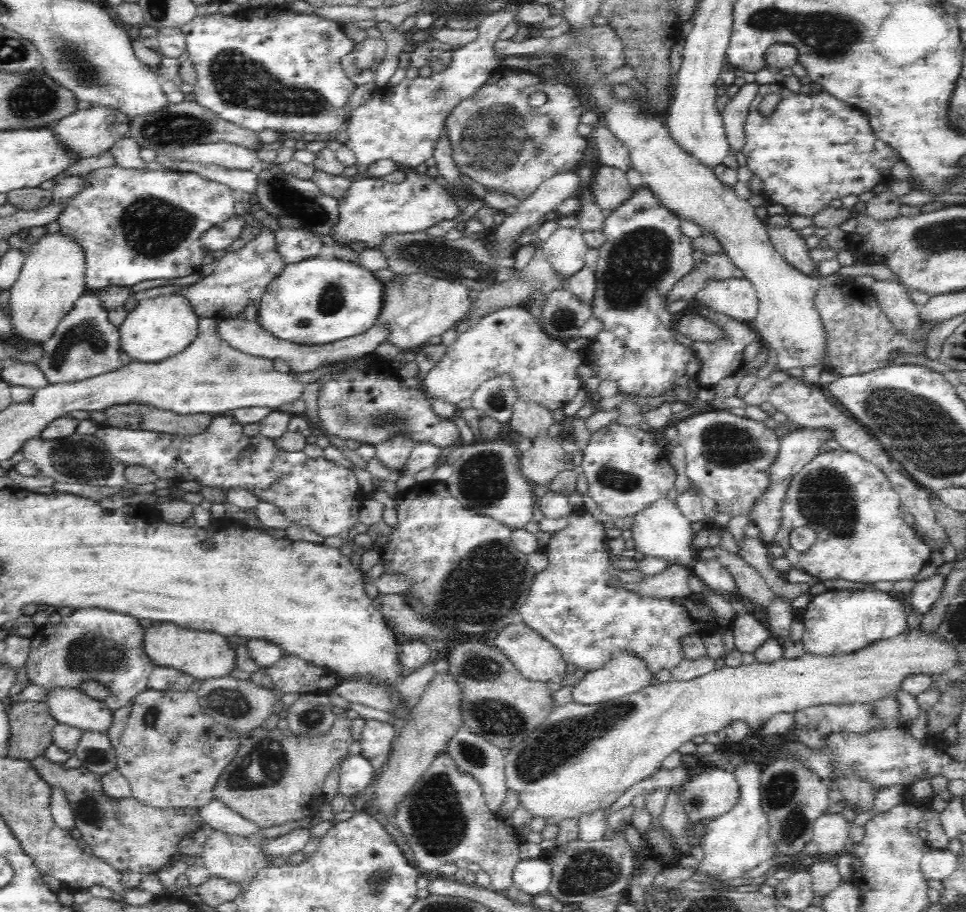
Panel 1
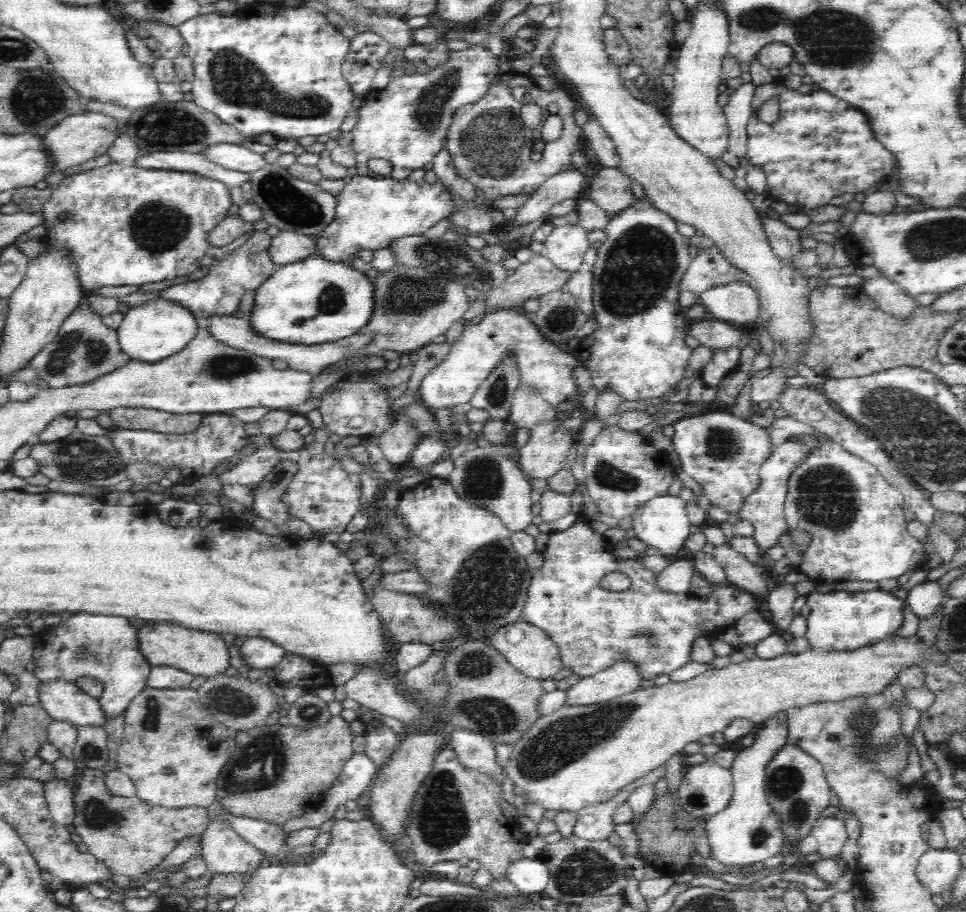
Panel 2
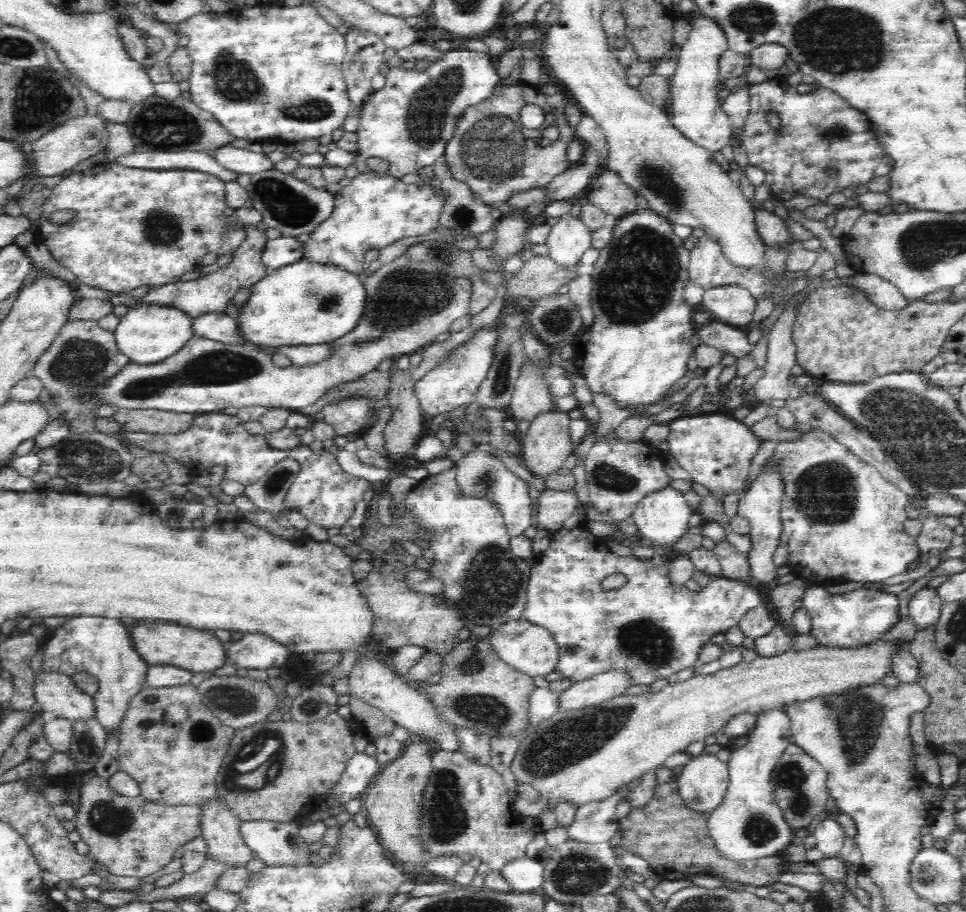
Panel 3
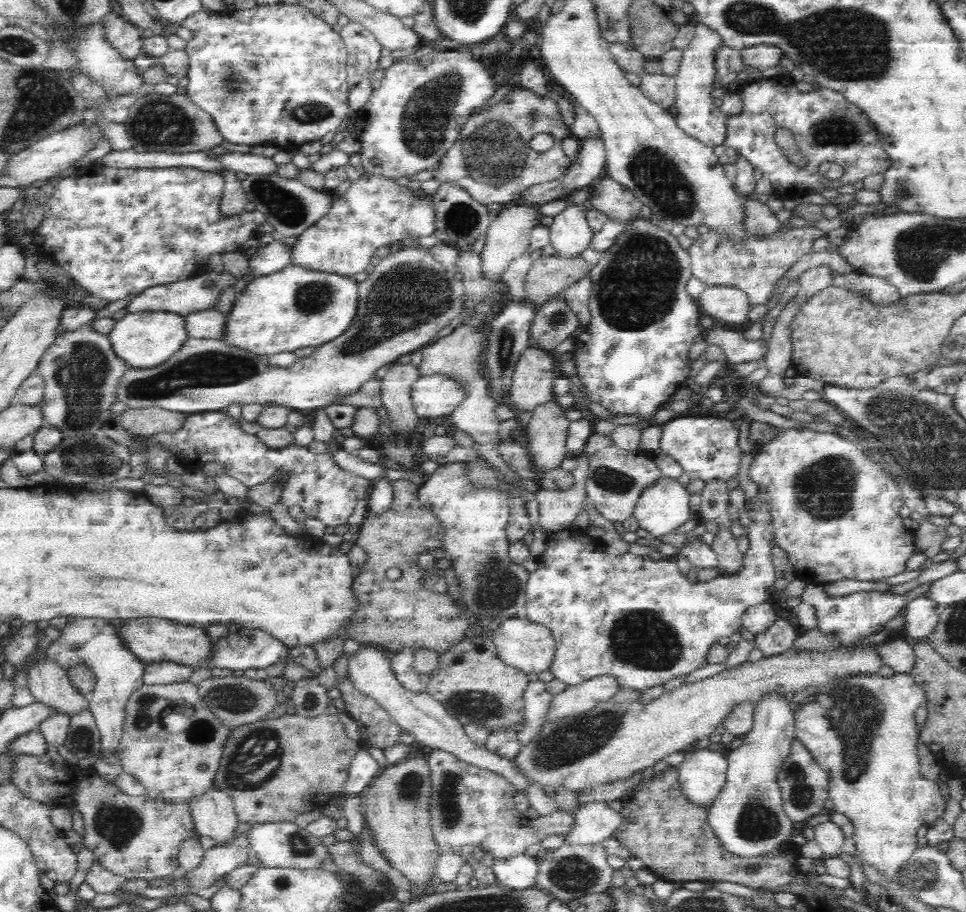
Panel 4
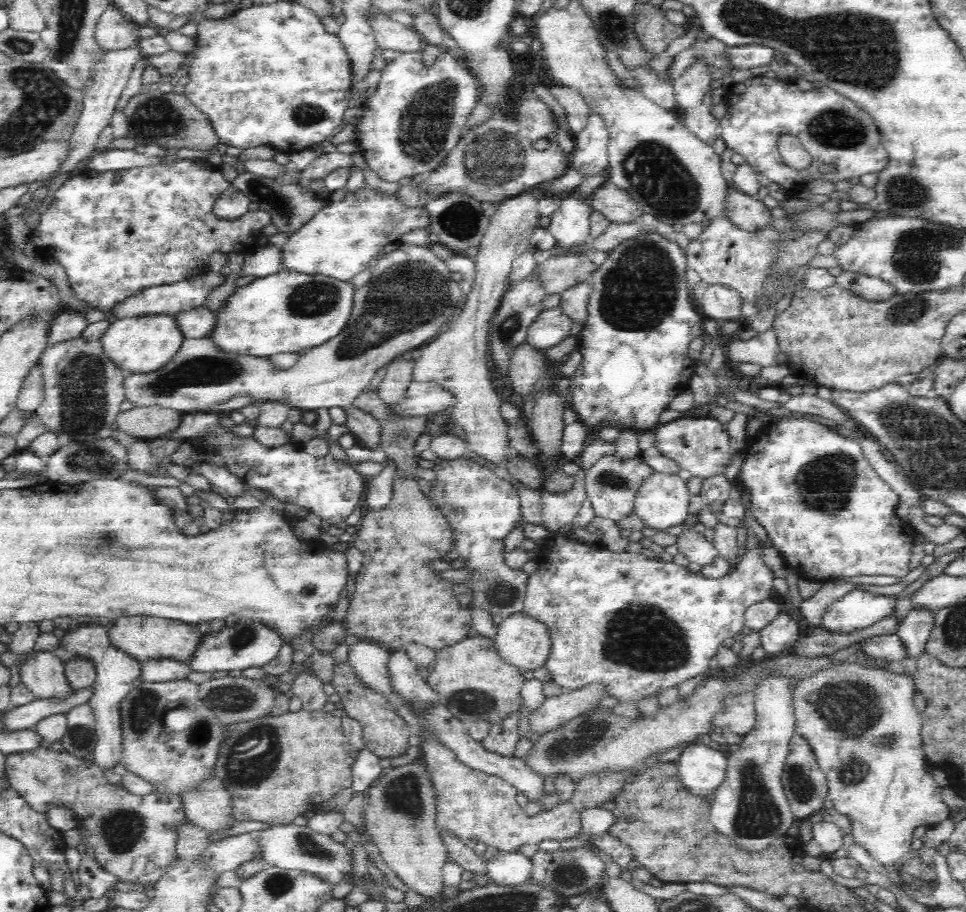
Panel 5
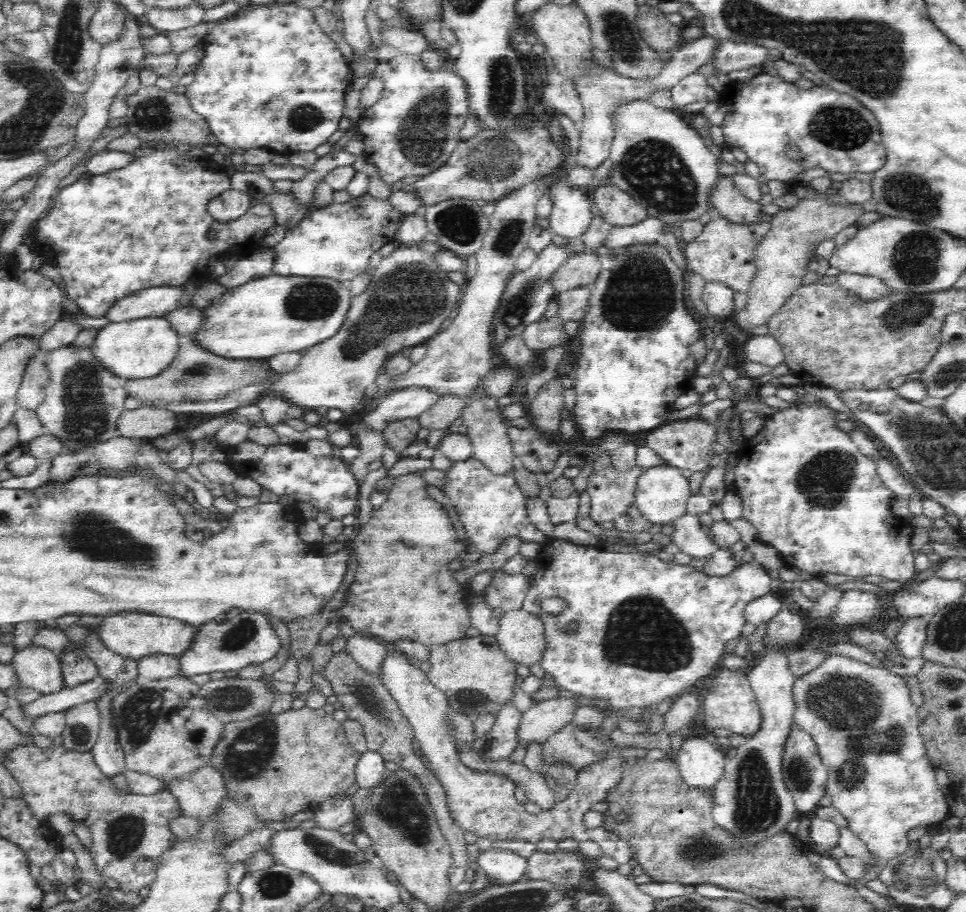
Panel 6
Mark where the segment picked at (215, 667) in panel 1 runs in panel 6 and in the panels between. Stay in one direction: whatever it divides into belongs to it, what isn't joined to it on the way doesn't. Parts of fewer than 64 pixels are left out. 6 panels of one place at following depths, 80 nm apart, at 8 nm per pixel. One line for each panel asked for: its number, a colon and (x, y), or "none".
2: (199, 653)
3: (158, 642)
4: (151, 640)
5: (145, 638)
6: (136, 635)

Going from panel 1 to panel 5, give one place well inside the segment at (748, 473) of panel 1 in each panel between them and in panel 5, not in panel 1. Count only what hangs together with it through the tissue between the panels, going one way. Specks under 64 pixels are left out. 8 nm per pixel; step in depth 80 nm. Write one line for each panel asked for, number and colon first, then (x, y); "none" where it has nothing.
2: (724, 453)
3: (717, 449)
4: (706, 447)
5: (701, 445)

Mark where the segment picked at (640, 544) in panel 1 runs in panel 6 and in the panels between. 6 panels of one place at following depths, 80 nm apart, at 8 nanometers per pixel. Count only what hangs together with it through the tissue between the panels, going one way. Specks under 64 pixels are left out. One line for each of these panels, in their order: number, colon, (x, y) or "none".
2: (662, 524)
3: (663, 517)
4: (661, 510)
5: (662, 501)
6: (662, 492)

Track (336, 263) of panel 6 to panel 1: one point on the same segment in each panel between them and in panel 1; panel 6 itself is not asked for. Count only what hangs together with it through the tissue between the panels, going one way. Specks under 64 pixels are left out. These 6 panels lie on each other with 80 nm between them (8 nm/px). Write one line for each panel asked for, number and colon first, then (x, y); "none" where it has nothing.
1: (371, 210)
2: (371, 212)
3: (372, 211)
4: (374, 212)
5: (340, 241)

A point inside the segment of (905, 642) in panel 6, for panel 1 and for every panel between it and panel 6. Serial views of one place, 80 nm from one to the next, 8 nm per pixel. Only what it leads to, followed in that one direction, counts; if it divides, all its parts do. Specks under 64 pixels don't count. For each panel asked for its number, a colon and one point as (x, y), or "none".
1: (926, 592)
2: (923, 600)
3: (925, 606)
4: (922, 615)
5: (914, 631)

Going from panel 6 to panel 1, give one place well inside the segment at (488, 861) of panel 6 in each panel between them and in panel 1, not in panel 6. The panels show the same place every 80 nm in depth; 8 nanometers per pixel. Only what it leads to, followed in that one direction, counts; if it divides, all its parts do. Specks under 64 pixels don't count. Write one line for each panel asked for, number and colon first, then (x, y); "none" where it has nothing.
1: (534, 876)
2: (530, 876)
3: (526, 875)
4: (521, 872)
5: (514, 870)

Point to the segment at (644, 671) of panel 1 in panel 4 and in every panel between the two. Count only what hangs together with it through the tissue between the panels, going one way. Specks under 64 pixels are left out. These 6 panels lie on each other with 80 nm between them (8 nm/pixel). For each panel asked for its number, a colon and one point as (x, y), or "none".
2: (623, 677)
3: (584, 694)
4: (579, 699)

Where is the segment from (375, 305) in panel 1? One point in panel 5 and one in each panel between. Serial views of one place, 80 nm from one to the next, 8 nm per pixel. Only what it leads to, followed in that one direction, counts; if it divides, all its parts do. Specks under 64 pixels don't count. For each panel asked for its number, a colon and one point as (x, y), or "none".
2: (313, 301)
3: (303, 303)
4: (297, 307)
5: (288, 311)

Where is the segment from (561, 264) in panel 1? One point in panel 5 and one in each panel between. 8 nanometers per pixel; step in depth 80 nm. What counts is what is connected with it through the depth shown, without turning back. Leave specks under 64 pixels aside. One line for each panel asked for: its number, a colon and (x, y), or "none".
2: (565, 247)
3: (569, 239)
4: (570, 235)
5: (570, 225)

